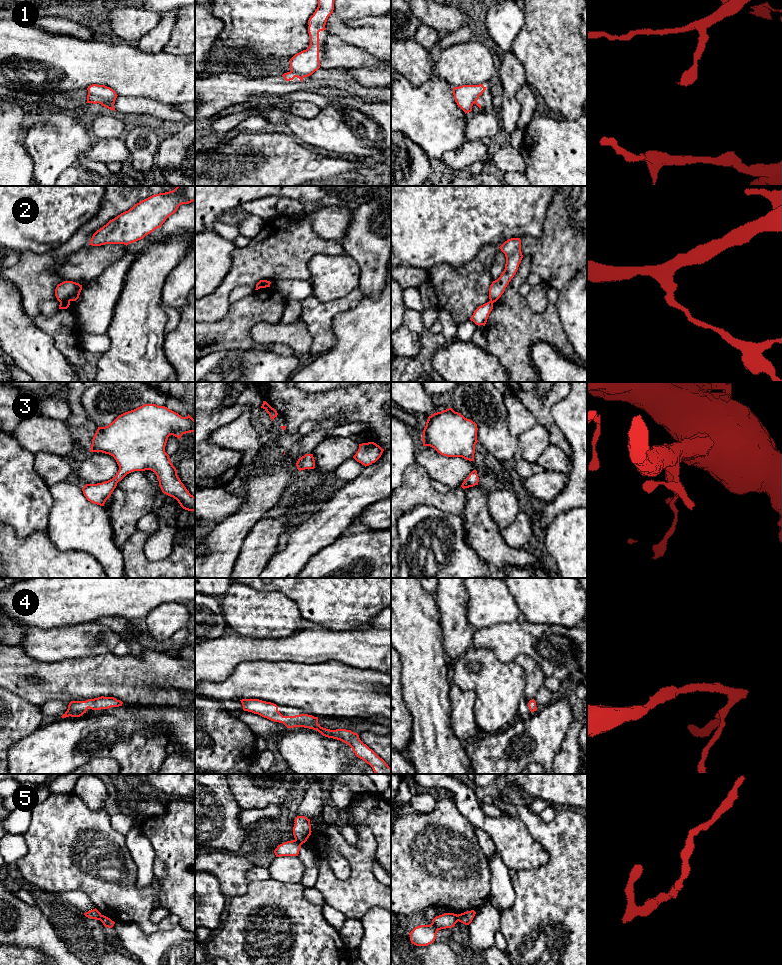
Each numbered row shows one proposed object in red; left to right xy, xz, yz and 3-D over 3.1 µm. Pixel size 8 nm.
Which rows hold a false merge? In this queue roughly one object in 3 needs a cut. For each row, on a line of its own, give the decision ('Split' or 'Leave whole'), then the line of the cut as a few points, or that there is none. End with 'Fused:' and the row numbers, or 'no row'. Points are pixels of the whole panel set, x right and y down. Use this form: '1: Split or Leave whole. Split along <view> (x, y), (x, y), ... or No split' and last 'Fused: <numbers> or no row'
1: Split. Split along xy (88, 93), (101, 98), (105, 105)
2: Split. Split along xy (69, 300), (60, 303)
3: Leave whole. No split
4: Leave whole. No split
5: Split. Split along xz (295, 839), (301, 844)
Fused: 1, 2, 5

